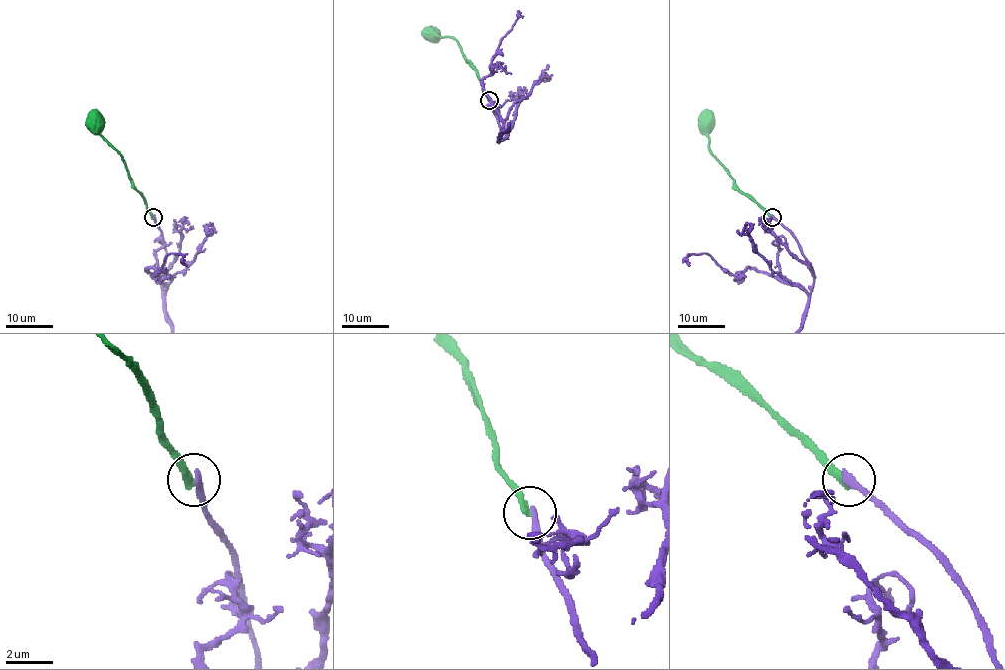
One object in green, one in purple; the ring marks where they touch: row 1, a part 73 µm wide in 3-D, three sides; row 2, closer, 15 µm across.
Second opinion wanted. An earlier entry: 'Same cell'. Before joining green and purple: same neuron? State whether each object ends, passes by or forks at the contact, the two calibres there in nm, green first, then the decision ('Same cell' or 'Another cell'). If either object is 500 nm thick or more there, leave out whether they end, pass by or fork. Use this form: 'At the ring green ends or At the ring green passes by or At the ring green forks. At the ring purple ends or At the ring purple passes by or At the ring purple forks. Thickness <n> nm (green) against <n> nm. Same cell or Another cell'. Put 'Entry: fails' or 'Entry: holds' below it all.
At the ring green ends. At the ring purple ends. Thickness 320 nm (green) against 340 nm. Another cell
Entry: fails

